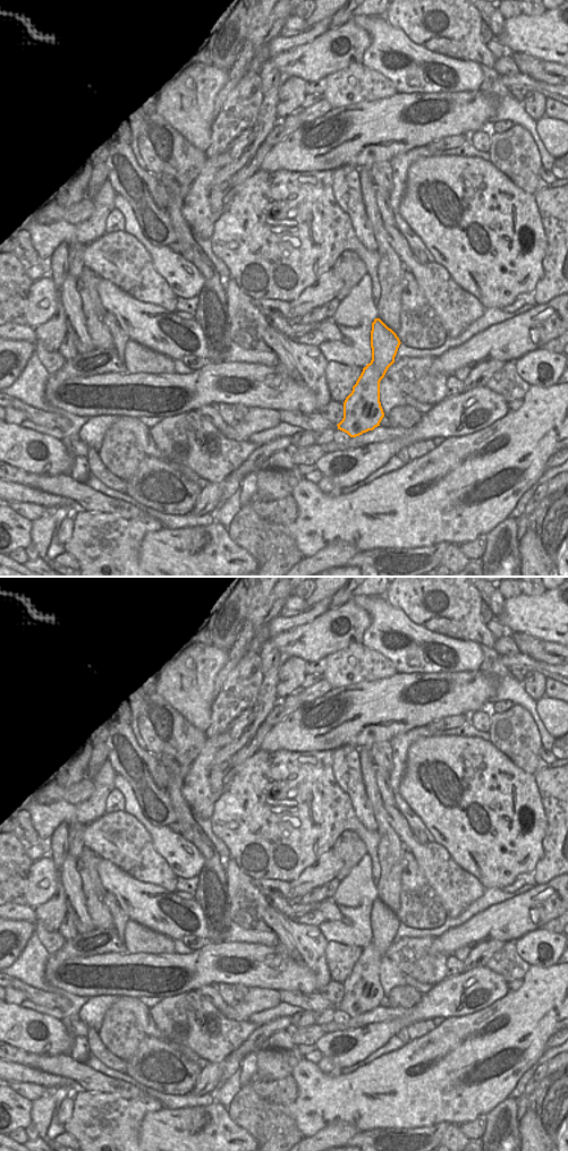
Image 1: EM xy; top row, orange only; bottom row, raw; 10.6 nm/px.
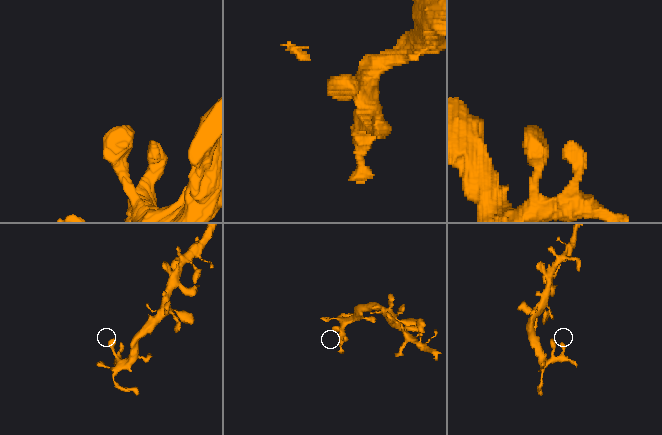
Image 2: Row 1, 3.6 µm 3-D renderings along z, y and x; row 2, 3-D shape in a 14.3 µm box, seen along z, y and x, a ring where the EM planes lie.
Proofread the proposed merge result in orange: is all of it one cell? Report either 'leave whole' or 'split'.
leave whole

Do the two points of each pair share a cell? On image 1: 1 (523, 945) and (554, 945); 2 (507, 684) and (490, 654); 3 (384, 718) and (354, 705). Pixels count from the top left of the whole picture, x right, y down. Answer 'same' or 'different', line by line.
1: same
2: same
3: same

